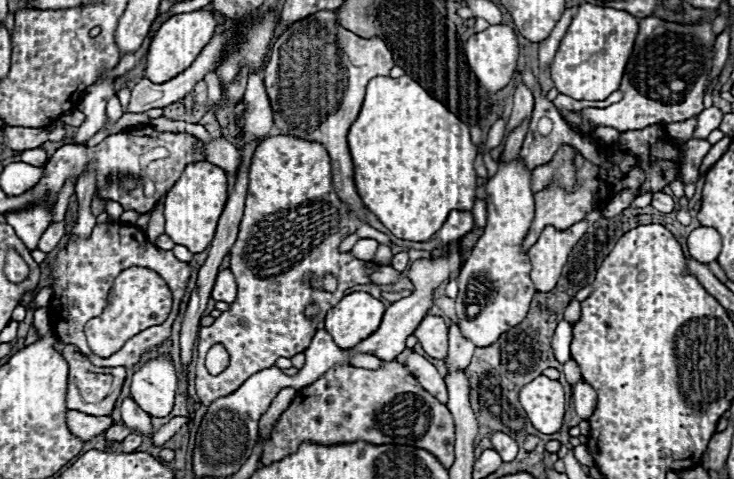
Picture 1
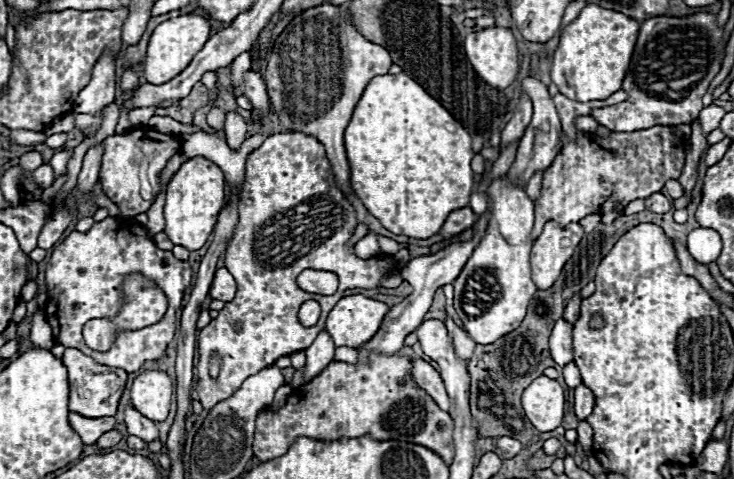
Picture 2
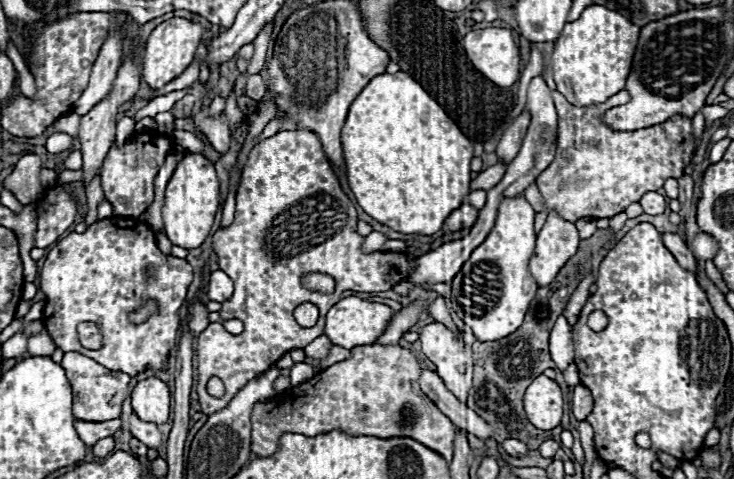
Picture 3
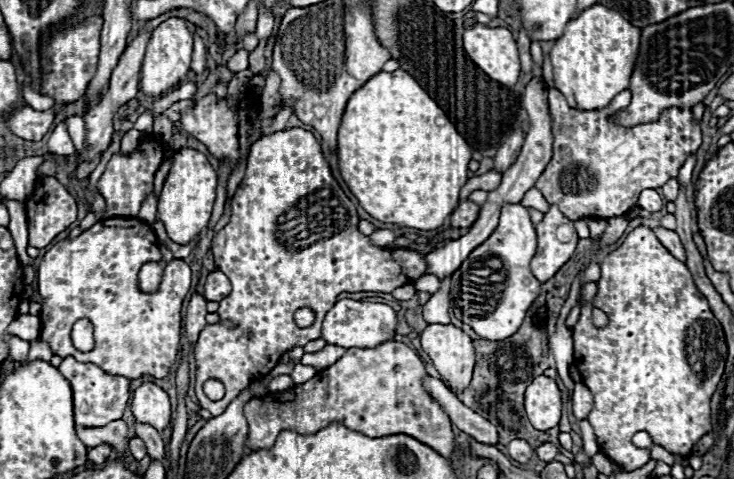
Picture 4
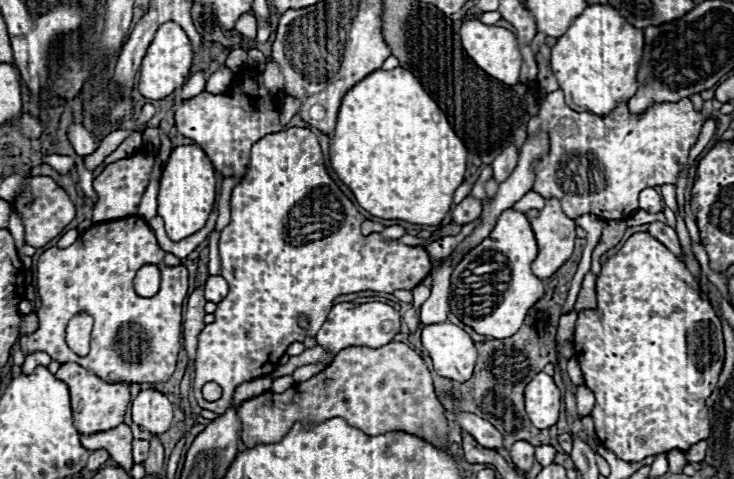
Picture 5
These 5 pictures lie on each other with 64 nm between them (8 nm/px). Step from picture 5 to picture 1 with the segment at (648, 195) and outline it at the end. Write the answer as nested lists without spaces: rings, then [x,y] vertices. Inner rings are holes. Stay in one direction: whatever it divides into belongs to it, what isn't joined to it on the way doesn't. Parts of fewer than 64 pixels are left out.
[[[656,192],[654,196],[652,196],[652,208],[656,208],[658,212],[664,212],[664,214],[670,214],[670,212],[674,212],[674,206],[676,206],[676,202],[674,202],[674,198],[672,196],[668,196],[668,194],[664,194],[664,192]]]

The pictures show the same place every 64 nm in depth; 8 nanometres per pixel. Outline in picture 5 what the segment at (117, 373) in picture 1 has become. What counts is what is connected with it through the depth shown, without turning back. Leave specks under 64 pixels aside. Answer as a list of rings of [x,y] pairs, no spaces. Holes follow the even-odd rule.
[[[72,362],[62,364],[60,370],[56,372],[56,378],[62,380],[70,390],[70,406],[72,406],[74,426],[80,434],[90,436],[90,434],[106,432],[106,430],[112,430],[124,422],[124,414],[130,404],[128,384],[108,384]]]

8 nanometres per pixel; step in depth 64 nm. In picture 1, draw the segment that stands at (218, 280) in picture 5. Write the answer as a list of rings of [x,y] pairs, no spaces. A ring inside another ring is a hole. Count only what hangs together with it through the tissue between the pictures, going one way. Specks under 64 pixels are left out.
[[[220,270],[216,284],[212,288],[212,298],[218,302],[228,302],[232,304],[232,300],[236,298],[236,282],[230,270]]]

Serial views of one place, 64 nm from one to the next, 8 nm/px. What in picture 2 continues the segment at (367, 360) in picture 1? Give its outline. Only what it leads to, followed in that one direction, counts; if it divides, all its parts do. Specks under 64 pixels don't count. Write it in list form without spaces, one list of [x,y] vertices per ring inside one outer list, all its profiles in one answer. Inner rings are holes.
[[[340,346],[334,352],[334,360],[336,362],[350,362],[350,364],[354,364],[356,362],[356,350],[354,348],[346,348],[346,346]]]

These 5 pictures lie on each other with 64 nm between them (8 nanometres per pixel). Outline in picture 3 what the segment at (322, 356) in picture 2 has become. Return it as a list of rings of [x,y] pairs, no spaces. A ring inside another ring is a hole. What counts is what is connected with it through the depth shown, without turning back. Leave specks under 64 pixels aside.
[[[318,336],[312,344],[304,348],[304,352],[305,355],[310,356],[310,358],[322,358],[322,356],[328,354],[330,346],[332,346],[332,342],[330,342],[326,336]]]

